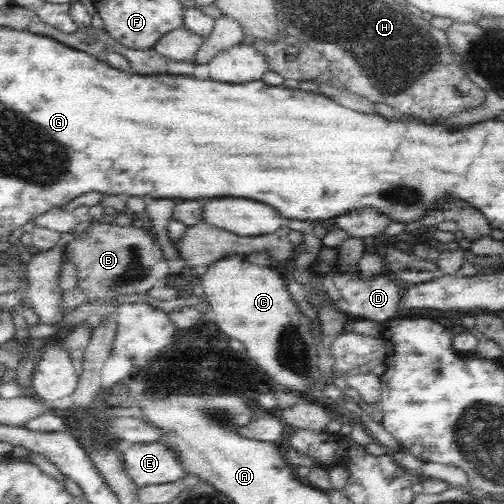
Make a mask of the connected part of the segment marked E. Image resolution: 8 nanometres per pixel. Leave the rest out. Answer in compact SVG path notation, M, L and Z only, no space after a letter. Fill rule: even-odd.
M160 441L131 445L123 463L136 486L176 483L187 475L179 454Z

